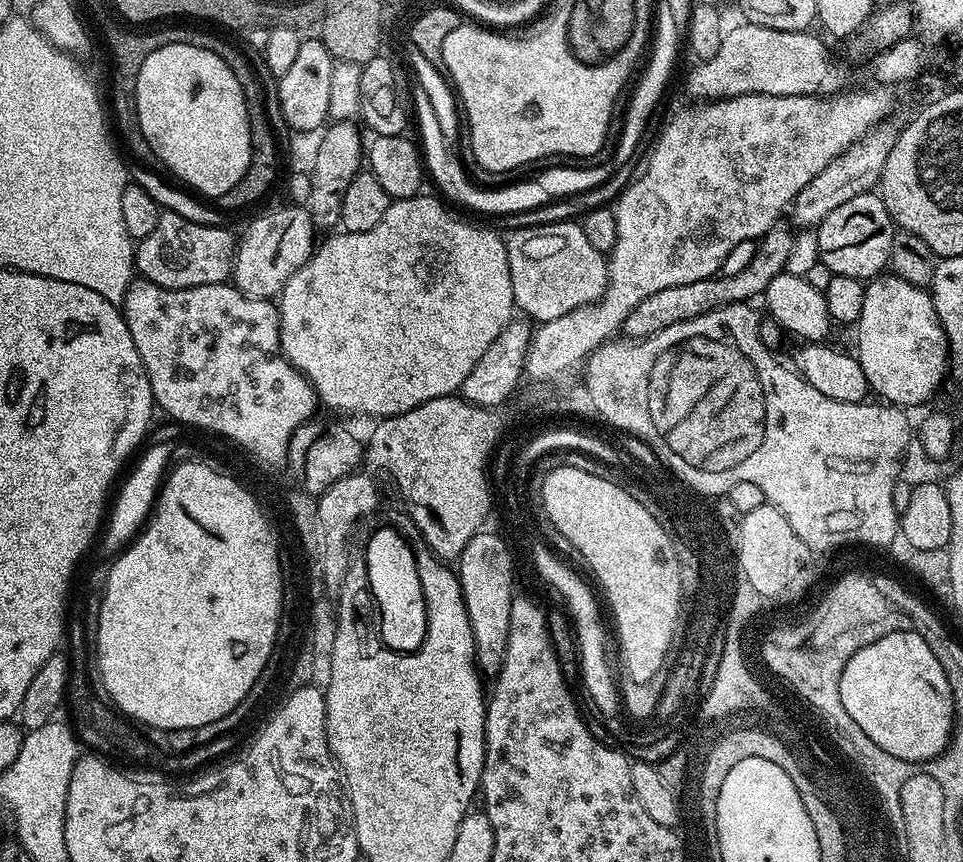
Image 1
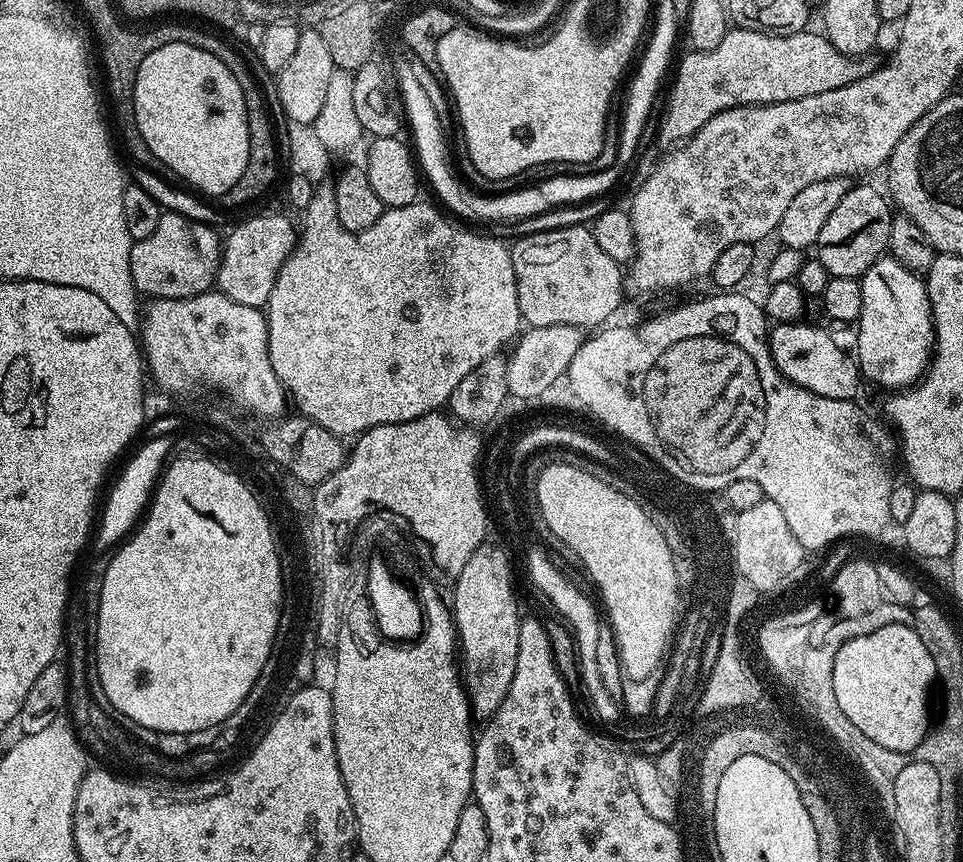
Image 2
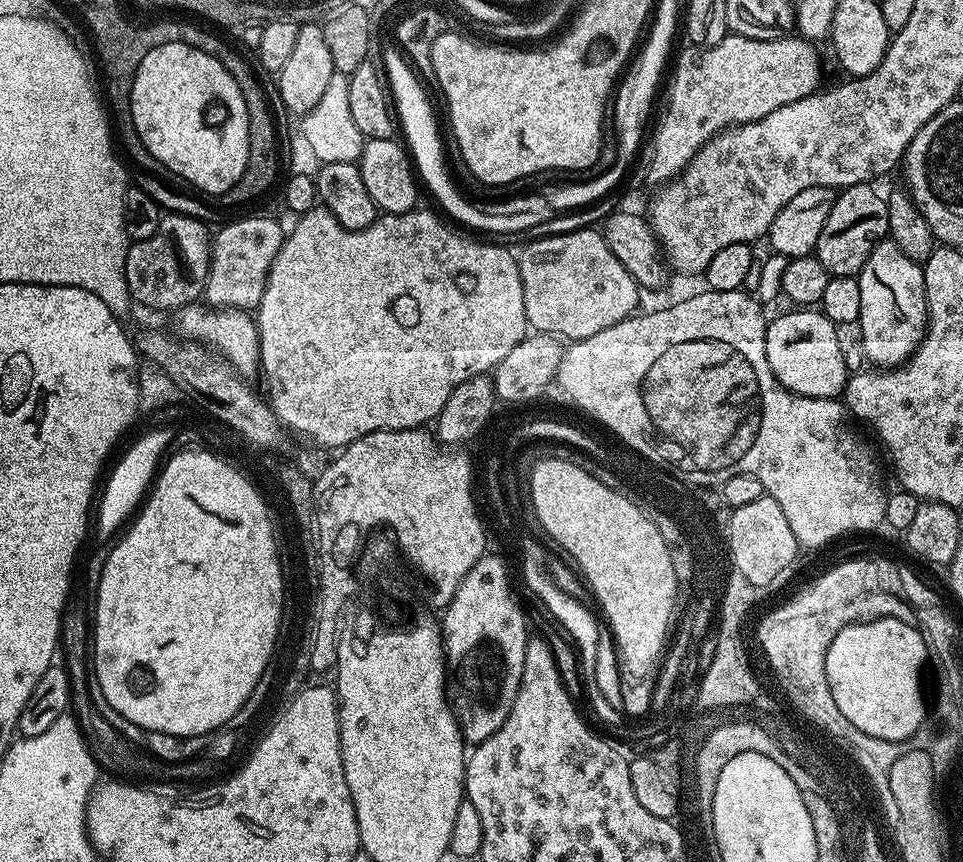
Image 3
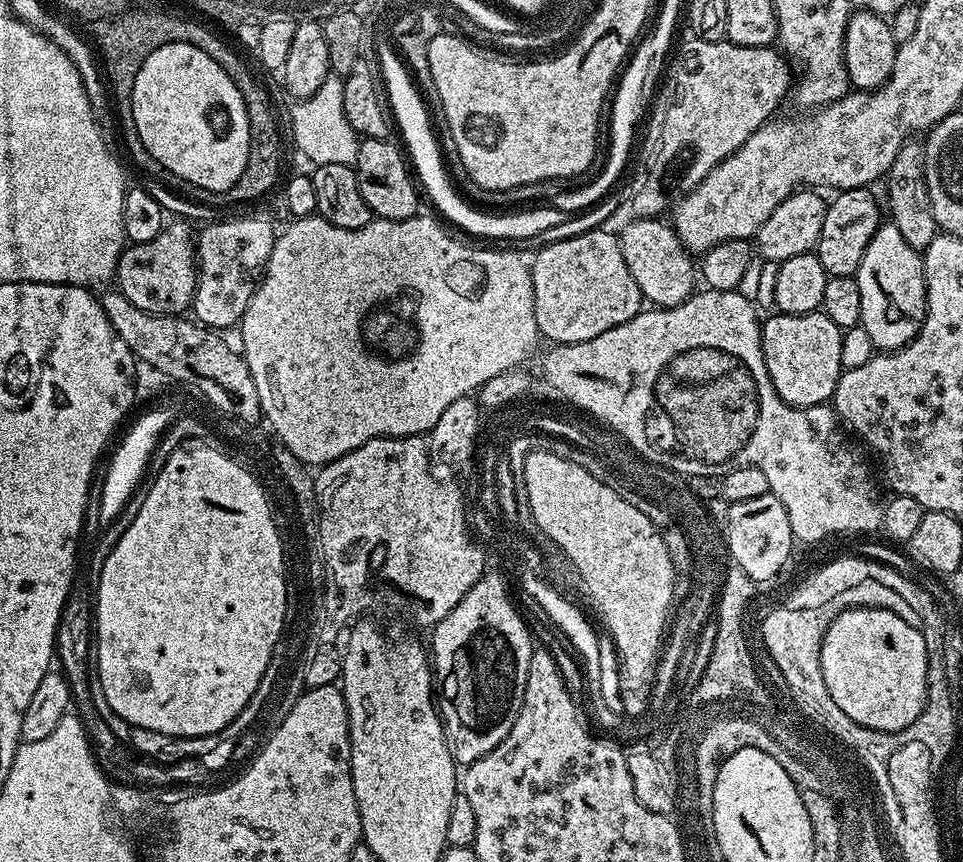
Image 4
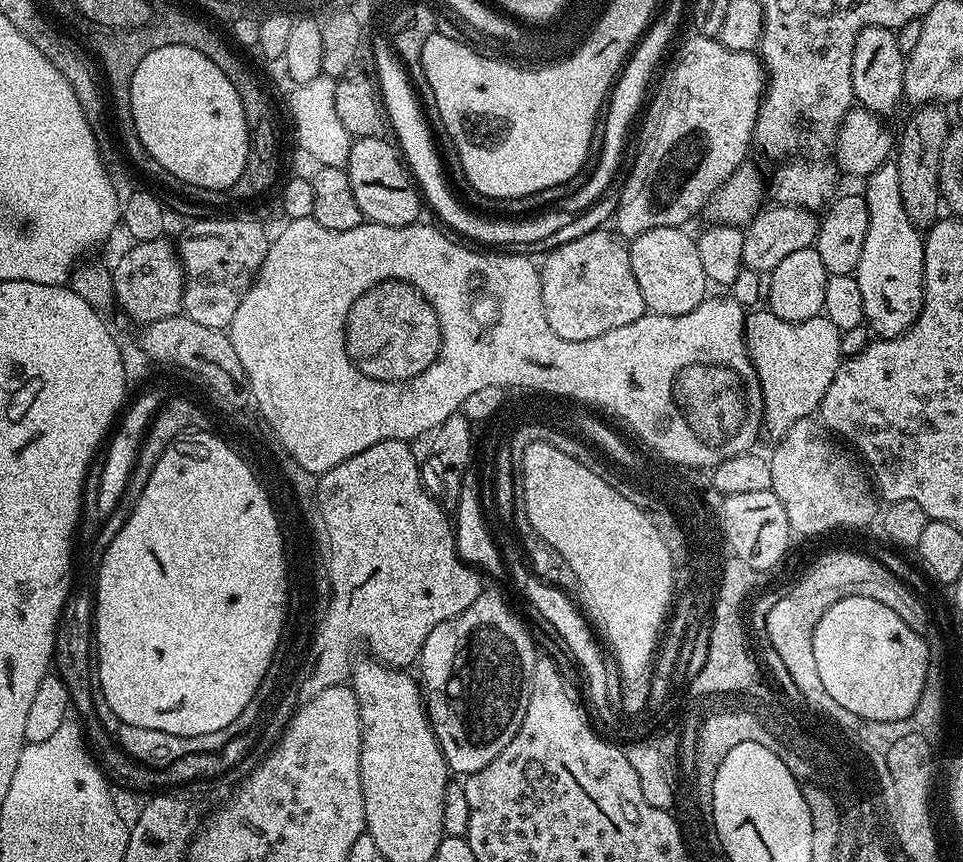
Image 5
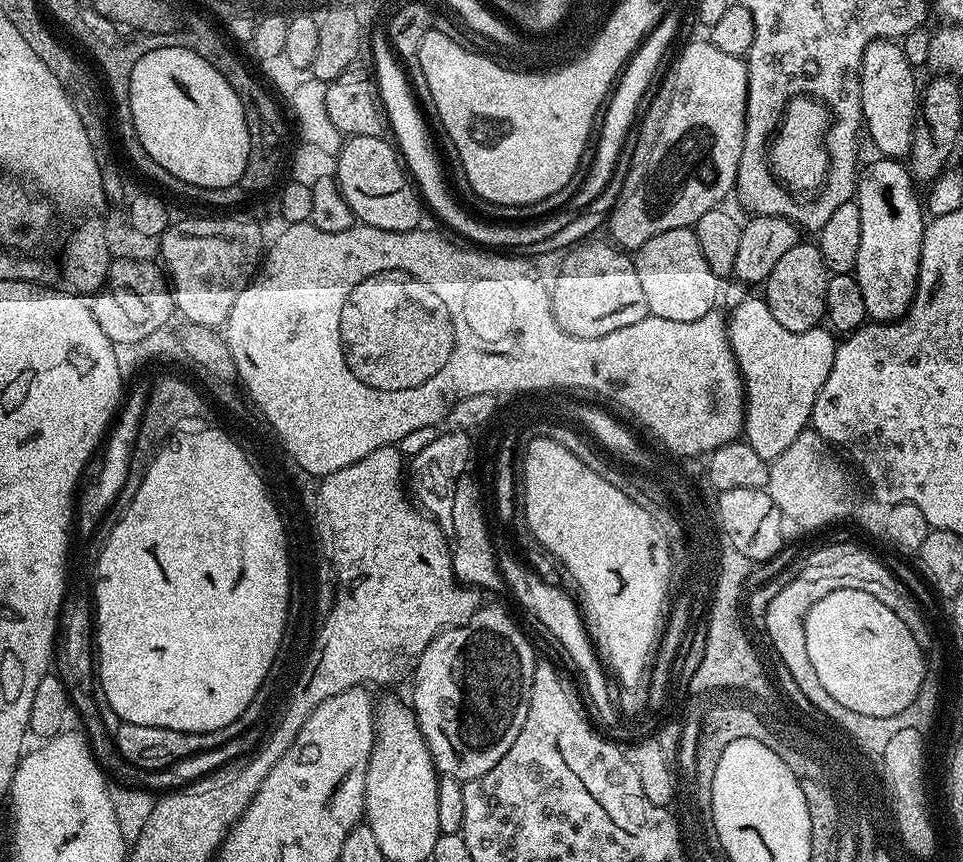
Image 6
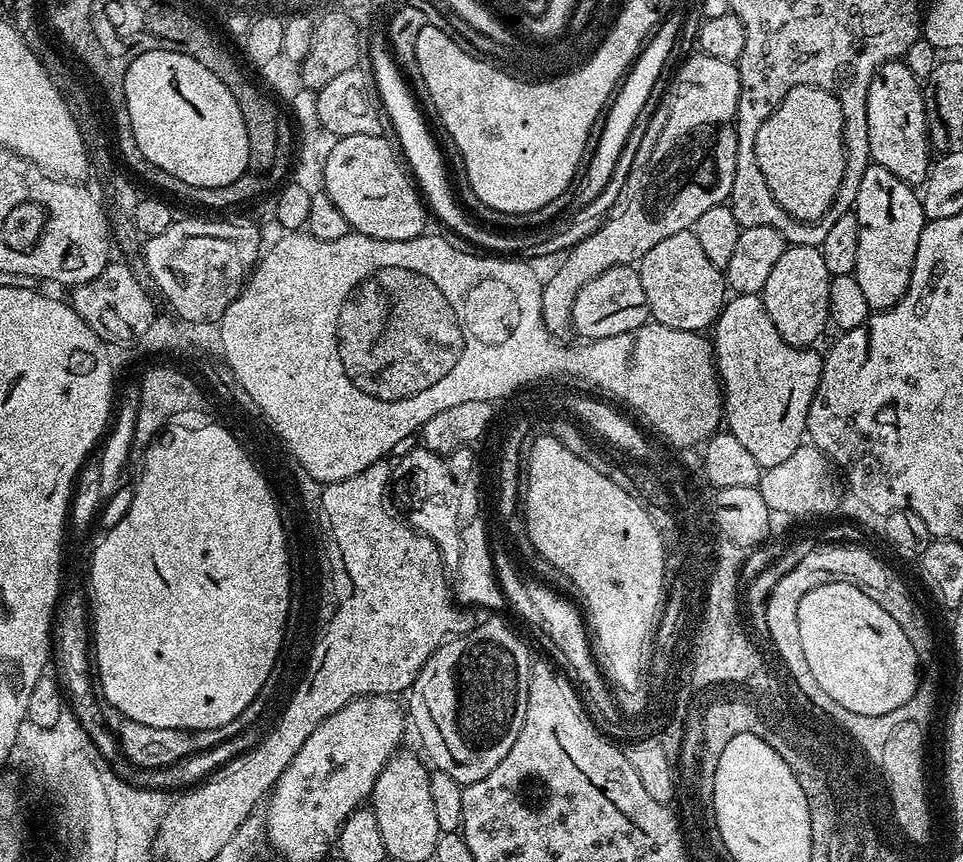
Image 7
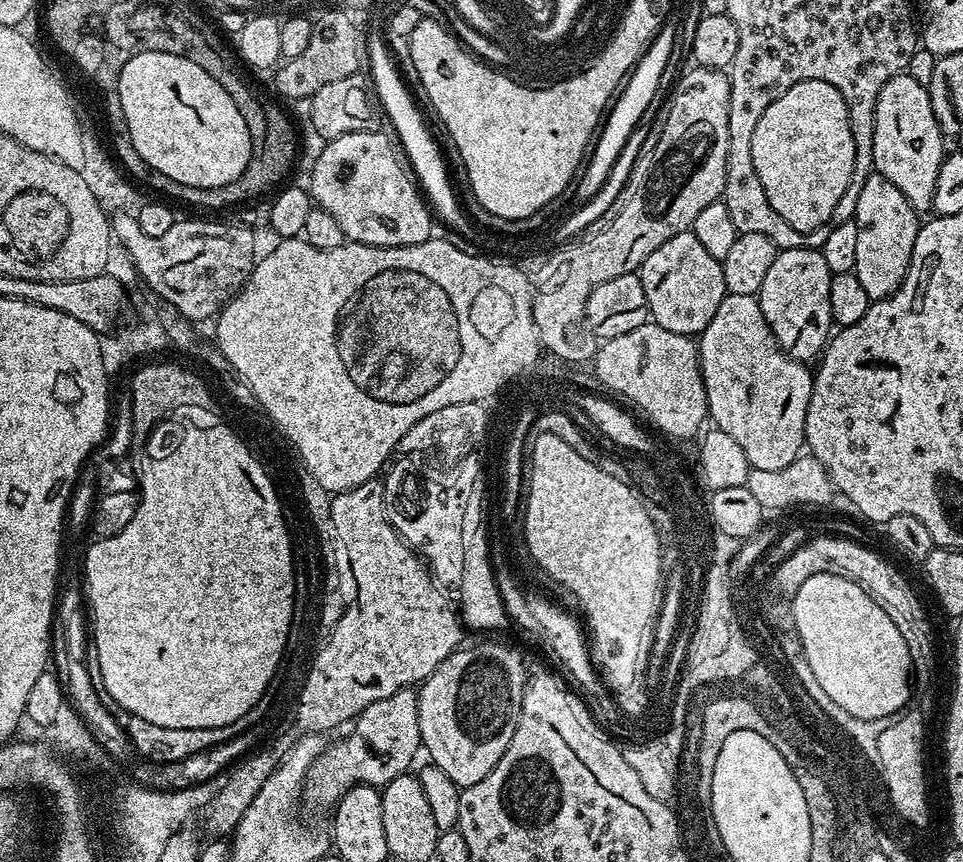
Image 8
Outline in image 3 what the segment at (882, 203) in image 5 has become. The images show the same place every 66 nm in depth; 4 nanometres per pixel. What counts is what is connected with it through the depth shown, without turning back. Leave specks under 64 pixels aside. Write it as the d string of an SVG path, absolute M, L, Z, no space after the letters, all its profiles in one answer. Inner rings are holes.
M891 238L876 245L859 274L862 290L862 310L858 321L860 344L869 365L877 369L897 368L909 360L924 340L928 326L928 291L924 288L924 269L902 250Z

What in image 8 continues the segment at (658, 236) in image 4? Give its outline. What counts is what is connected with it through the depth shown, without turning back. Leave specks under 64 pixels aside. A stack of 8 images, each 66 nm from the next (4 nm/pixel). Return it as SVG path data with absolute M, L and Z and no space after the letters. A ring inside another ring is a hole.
M690 230L674 234L670 242L662 242L662 246L642 262L638 275L642 290L646 290L651 323L662 326L662 330L693 338L710 326L710 318L718 314L718 306L728 292L723 263L710 258L710 253Z

